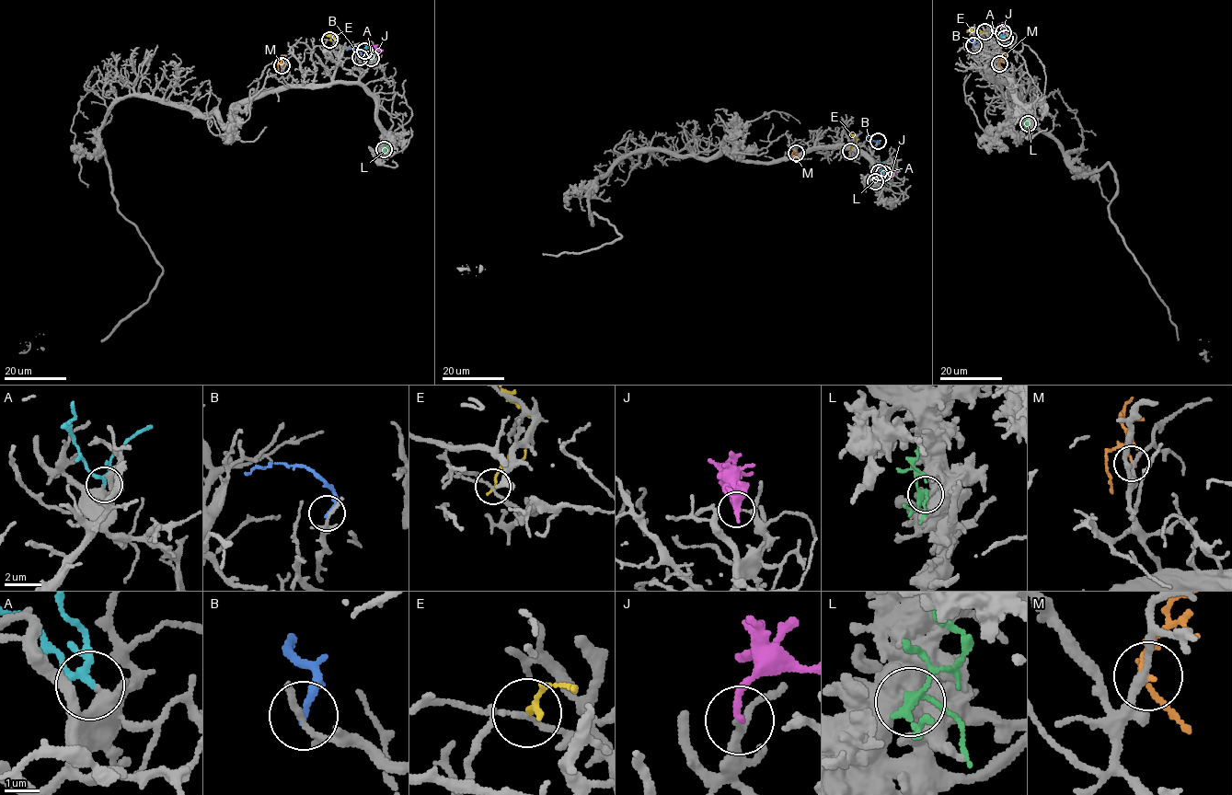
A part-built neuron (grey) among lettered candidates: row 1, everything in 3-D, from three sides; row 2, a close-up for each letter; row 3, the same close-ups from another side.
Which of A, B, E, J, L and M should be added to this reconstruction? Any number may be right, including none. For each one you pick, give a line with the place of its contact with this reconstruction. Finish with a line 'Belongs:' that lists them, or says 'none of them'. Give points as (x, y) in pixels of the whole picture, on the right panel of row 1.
A: contact (1005, 38)
Belongs: A

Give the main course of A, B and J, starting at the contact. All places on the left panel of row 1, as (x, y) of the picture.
A: (372, 58), (365, 49), (366, 44)
B: (360, 56), (356, 49), (346, 51)
J: (364, 51), (369, 46), (383, 50)

